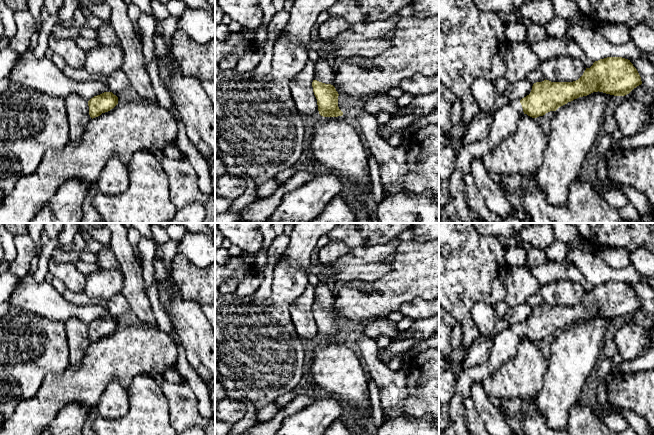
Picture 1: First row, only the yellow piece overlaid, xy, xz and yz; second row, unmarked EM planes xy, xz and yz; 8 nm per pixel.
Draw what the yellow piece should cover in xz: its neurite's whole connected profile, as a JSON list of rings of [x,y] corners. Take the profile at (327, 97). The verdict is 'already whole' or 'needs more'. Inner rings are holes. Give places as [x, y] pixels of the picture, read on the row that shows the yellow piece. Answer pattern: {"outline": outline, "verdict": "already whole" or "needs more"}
{"outline": [[[320,58],[315,63],[313,75],[313,92],[317,99],[319,114],[323,117],[342,116],[343,112],[338,107],[338,92],[331,84],[334,78],[331,61]]], "verdict": "needs more"}

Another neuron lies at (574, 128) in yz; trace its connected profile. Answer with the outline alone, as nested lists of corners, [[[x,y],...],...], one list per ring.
[[[593,92],[559,107],[550,121],[545,159],[535,173],[538,189],[553,205],[566,202],[571,185],[586,169],[586,156],[617,96]]]

